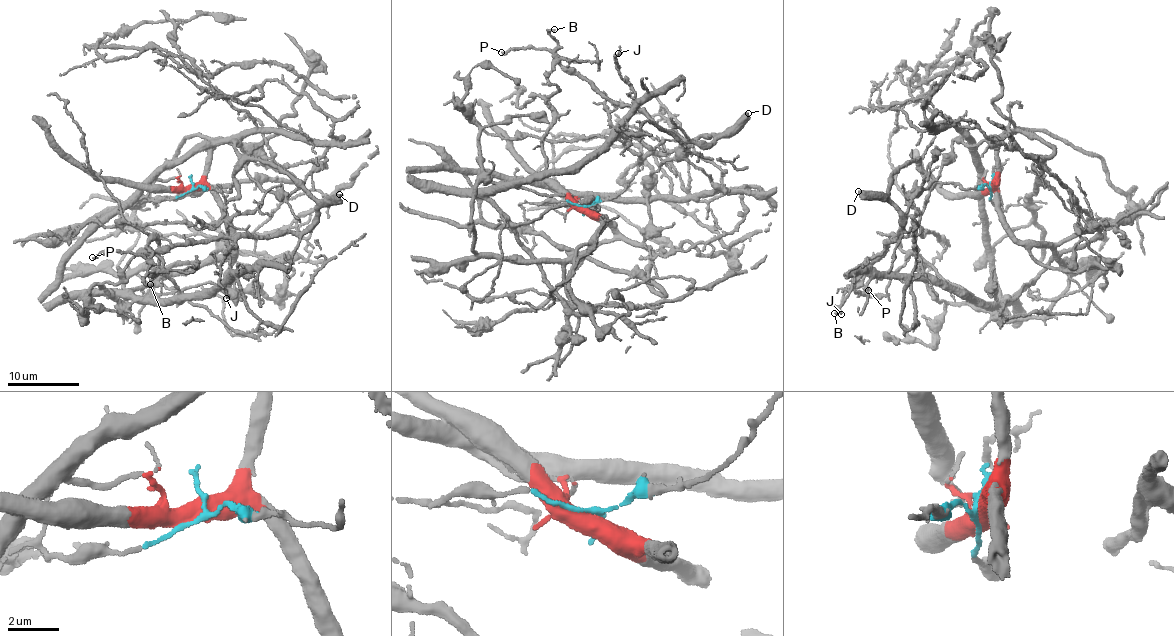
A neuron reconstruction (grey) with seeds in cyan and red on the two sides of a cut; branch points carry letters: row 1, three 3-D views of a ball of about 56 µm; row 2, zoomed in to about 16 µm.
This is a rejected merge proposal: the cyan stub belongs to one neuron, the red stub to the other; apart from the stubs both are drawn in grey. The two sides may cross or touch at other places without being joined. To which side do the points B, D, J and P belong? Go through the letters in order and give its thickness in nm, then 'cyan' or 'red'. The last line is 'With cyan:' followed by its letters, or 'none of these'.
B: 130 nm thick; cyan
D: 600 nm thick; cyan
J: 200 nm thick; cyan
P: 220 nm thick; cyan
With cyan: B, D, J, P

